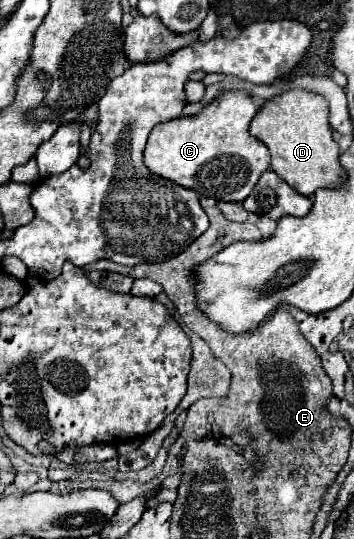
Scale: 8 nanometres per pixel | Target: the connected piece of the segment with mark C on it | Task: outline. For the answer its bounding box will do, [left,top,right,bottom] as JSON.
[144,90,270,202]

